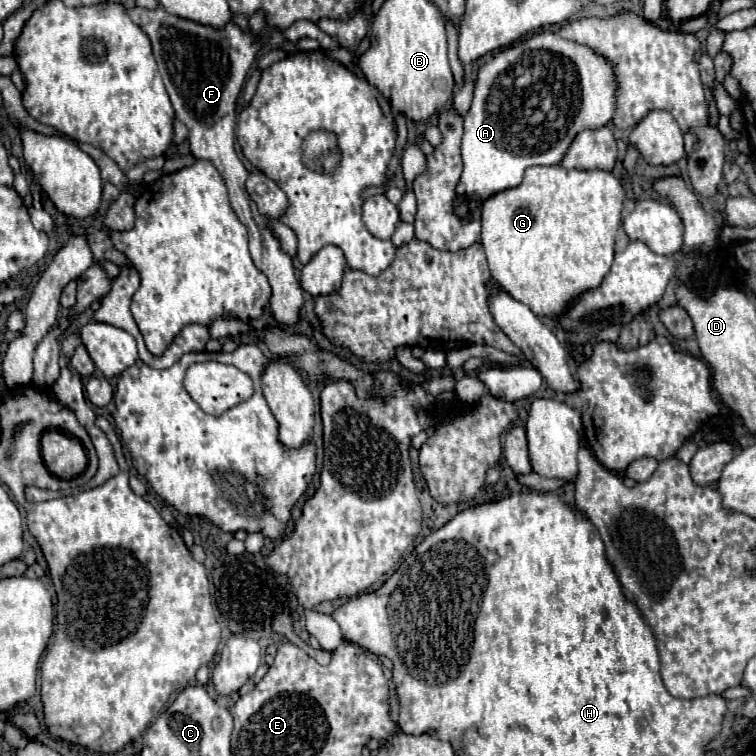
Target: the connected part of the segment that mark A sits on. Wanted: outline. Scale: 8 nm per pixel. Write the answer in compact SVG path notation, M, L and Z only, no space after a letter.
M536 33L530 39L512 45L492 61L488 61L476 79L474 101L464 117L464 137L462 137L462 161L464 171L458 185L462 199L458 201L456 213L466 213L466 195L484 201L486 197L516 187L522 183L524 171L534 165L558 165L566 153L572 139L584 129L596 129L606 125L614 115L614 73L610 63L596 55L590 47L566 41L554 33Z

